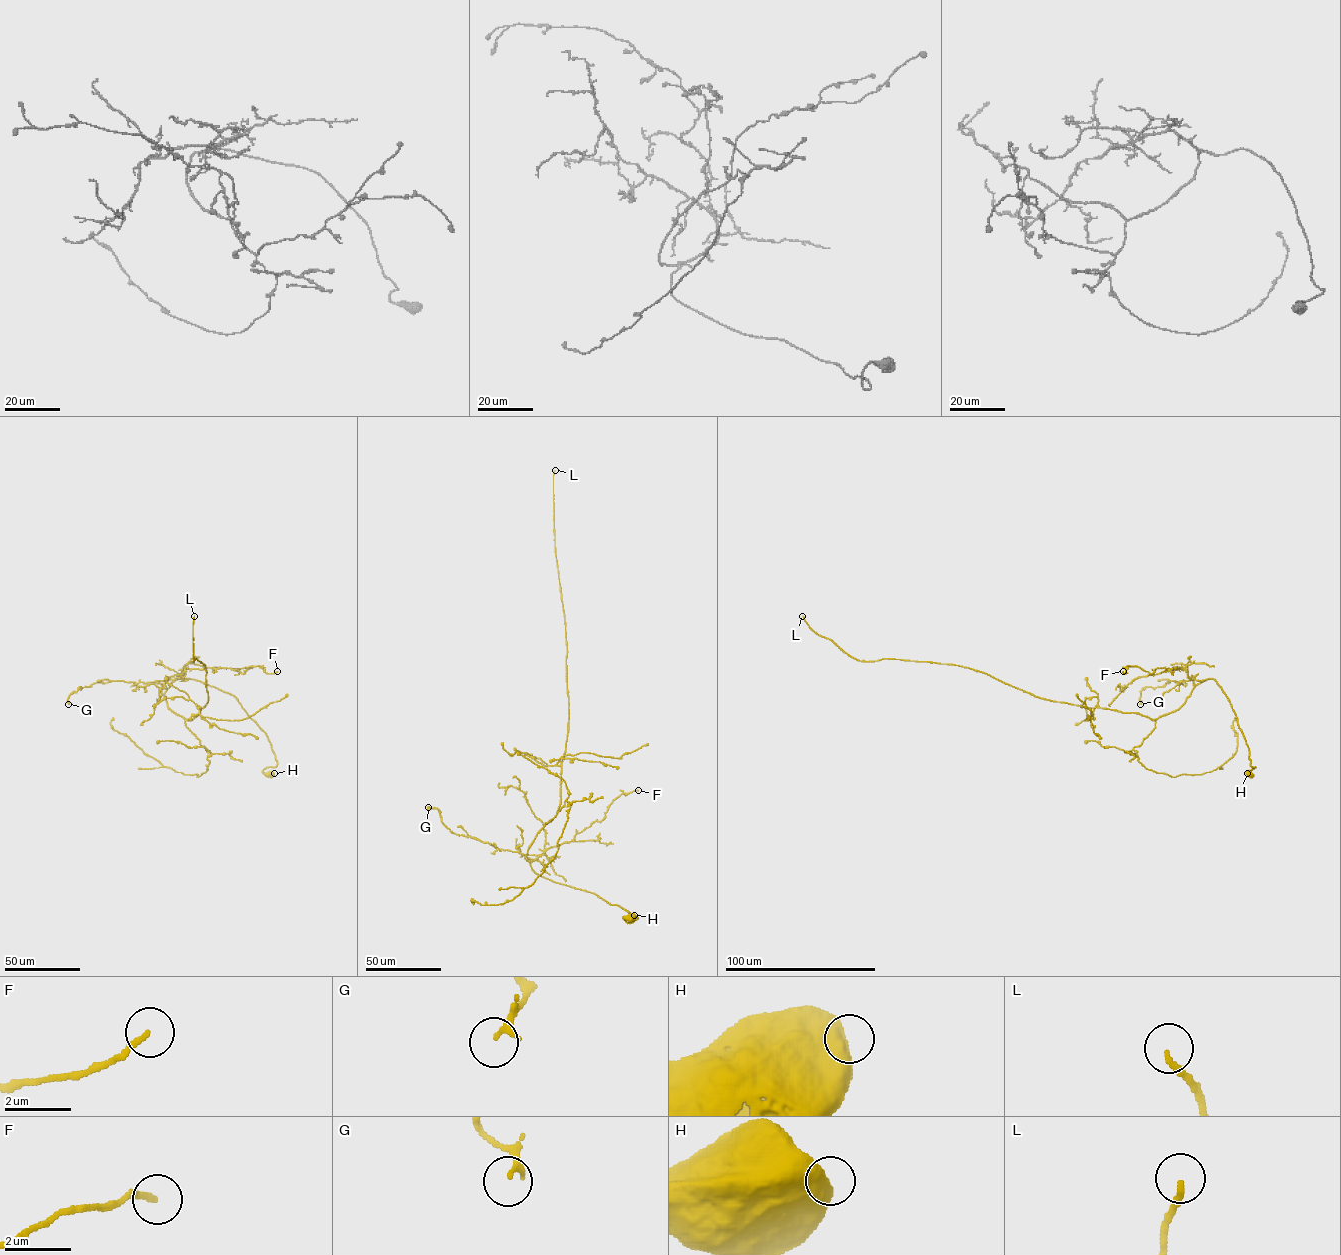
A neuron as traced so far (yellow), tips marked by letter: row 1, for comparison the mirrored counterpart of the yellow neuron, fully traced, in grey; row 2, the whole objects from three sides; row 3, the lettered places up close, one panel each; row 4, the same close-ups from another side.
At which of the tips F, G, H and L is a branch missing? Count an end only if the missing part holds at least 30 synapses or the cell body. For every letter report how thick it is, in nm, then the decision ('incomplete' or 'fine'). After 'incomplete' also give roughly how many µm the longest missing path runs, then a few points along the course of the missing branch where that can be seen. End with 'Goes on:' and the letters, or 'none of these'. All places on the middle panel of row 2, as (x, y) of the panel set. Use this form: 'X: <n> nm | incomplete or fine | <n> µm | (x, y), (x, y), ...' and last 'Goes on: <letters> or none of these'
F: 160 nm | fine
G: 140 nm | fine
H: 800 nm | fine
L: 180 nm | incomplete | 200 µm
Goes on: L

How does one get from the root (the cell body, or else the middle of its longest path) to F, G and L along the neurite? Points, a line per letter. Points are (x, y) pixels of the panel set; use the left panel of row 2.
F: (201, 708), (186, 720), (168, 706), (164, 692), (186, 669), (277, 671)
G: (201, 708), (190, 720), (172, 711), (164, 695), (170, 679), (94, 682), (79, 687), (69, 696), (68, 704)
L: (201, 708), (208, 700), (206, 671), (201, 661), (196, 658), (193, 661), (194, 616)

